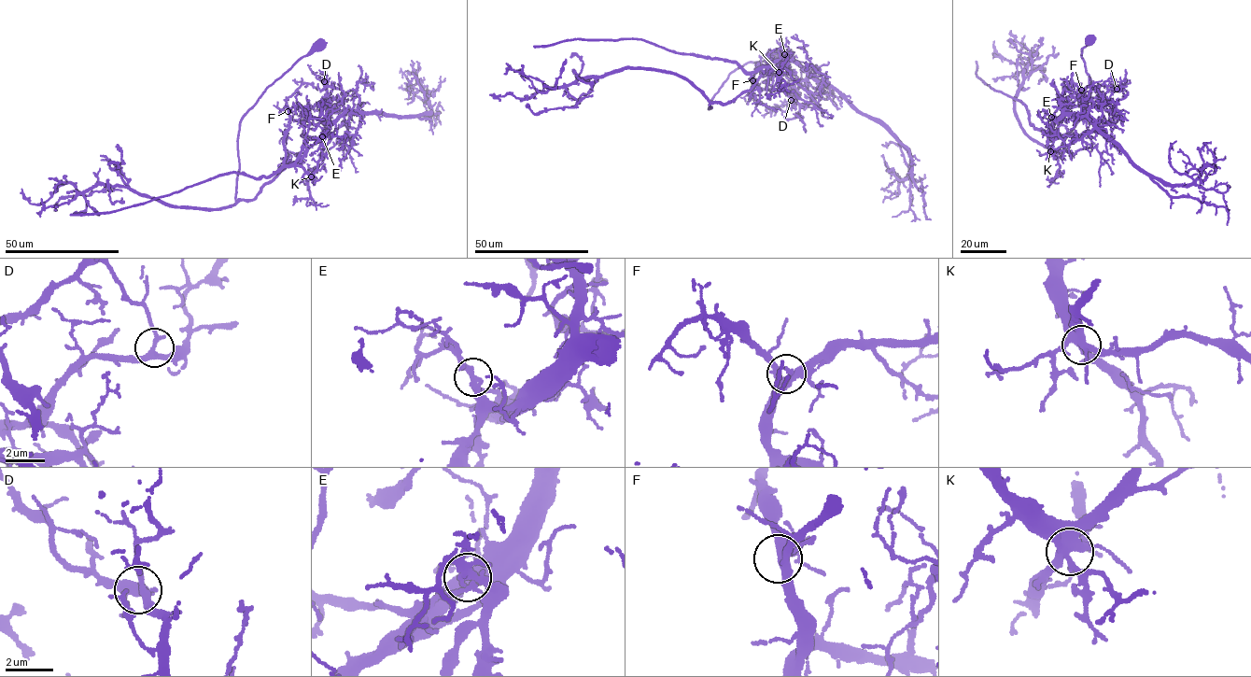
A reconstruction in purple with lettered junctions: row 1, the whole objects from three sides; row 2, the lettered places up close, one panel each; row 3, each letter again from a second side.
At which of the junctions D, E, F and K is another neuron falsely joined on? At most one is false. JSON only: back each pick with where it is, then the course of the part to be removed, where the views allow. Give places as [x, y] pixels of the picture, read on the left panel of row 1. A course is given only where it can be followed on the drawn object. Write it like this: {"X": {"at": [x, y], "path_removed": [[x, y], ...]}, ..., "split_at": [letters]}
{"E": {"at": [322, 136], "path_removed": [[322, 137], [306, 139], [294, 162], [267, 176], [218, 175], [116, 211], [70, 214]]}, "split_at": ["E"]}

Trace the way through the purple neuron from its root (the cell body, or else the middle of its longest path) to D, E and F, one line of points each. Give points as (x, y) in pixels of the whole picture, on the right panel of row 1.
D: (1090, 40), (1080, 56), (1089, 102), (1061, 155), (1054, 119), (1079, 97), (1117, 89)
E: (1090, 40), (1080, 56), (1090, 80), (1089, 102), (1059, 149), (1061, 155), (1063, 138), (1052, 129), (1051, 117)
F: (1090, 40), (1080, 56), (1090, 80), (1089, 102), (1059, 149), (1061, 155), (1067, 130), (1061, 119), (1081, 90)

